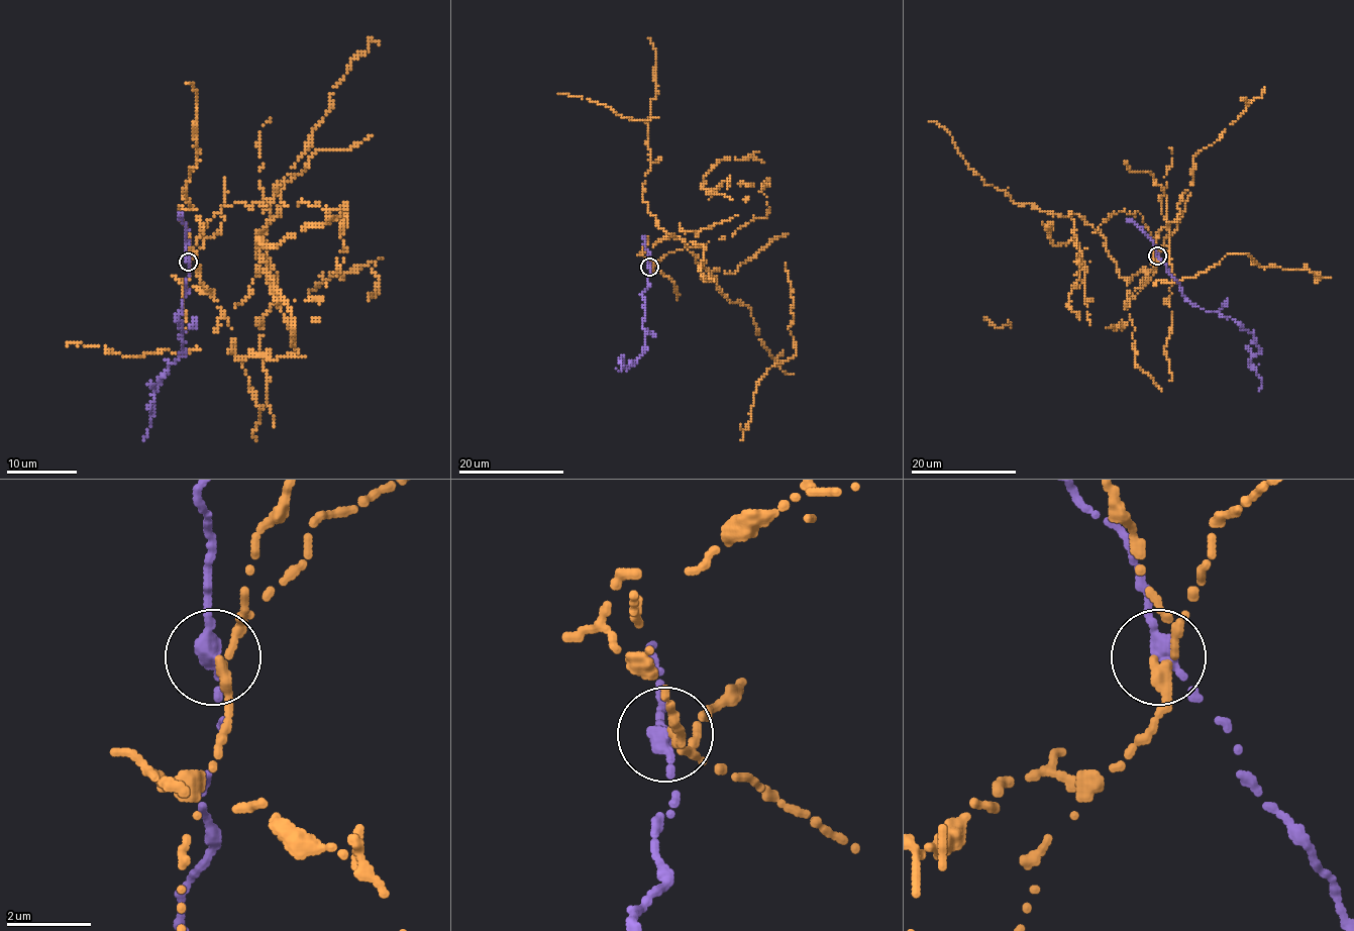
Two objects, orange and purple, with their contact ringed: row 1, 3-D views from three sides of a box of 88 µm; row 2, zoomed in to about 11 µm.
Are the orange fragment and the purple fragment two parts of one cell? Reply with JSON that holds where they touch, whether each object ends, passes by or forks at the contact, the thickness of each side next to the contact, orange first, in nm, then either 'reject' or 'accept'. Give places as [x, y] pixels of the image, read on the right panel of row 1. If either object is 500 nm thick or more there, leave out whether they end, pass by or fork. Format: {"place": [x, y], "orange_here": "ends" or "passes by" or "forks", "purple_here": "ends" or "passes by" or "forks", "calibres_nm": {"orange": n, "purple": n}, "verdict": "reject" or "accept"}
{"place": [1157, 255], "orange_here": "passes by", "purple_here": "passes by", "calibres_nm": {"orange": 200, "purple": 300}, "verdict": "reject"}

